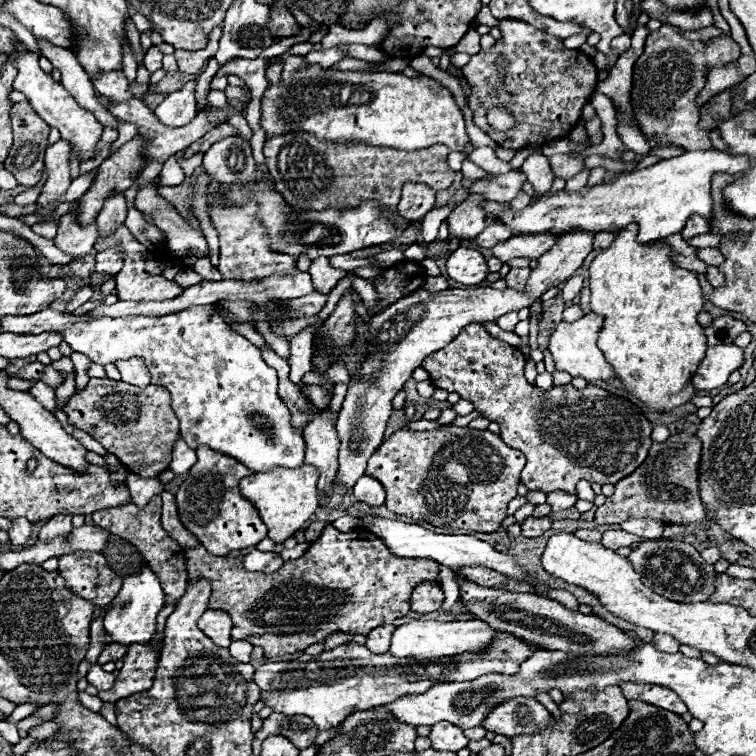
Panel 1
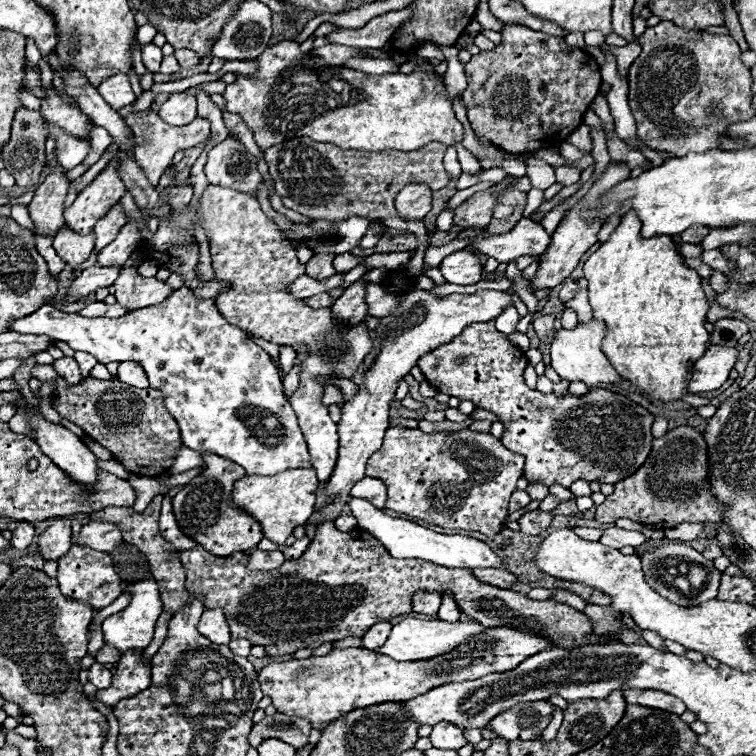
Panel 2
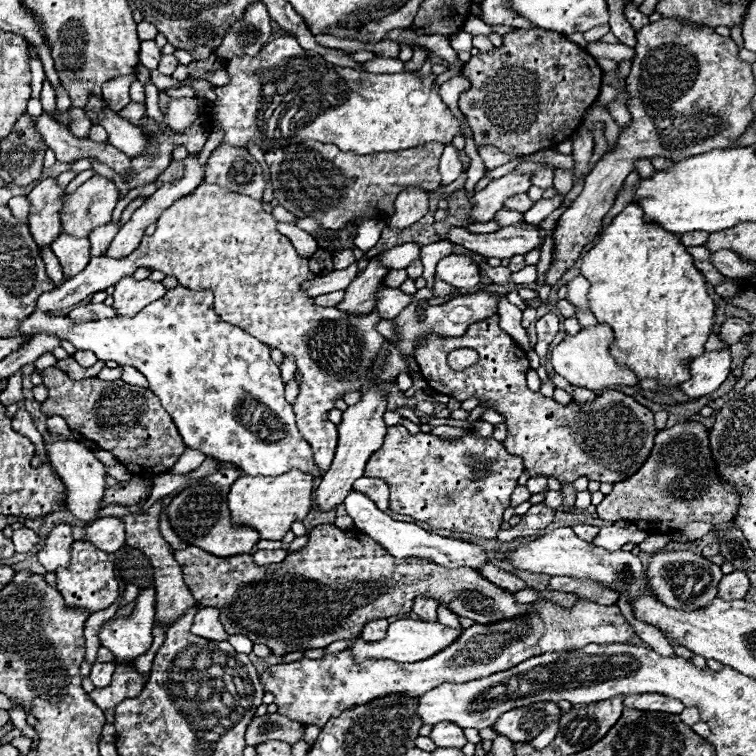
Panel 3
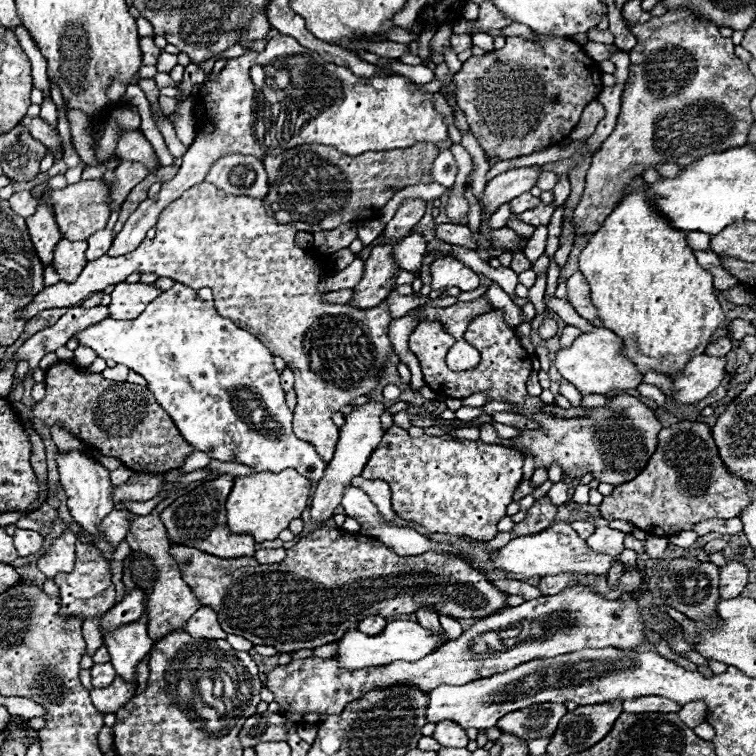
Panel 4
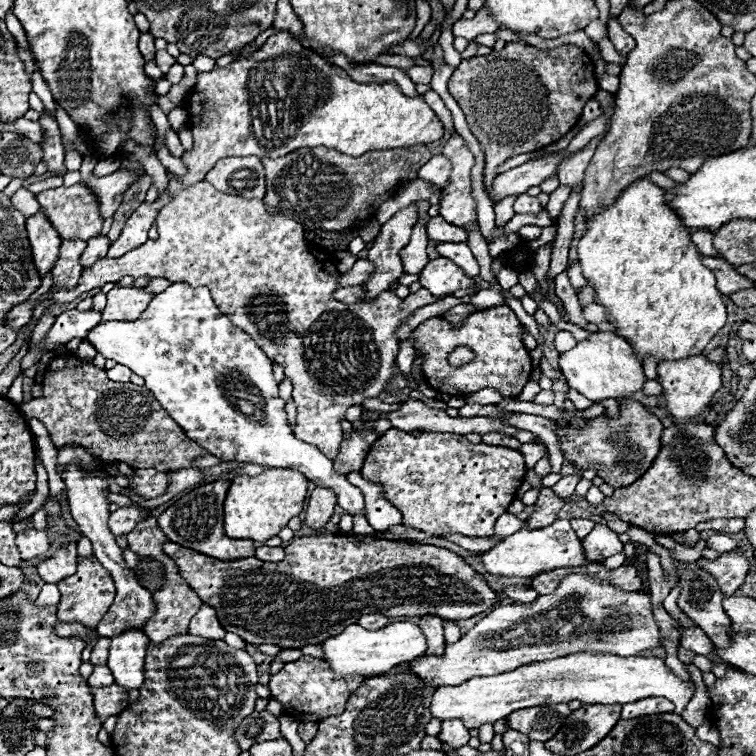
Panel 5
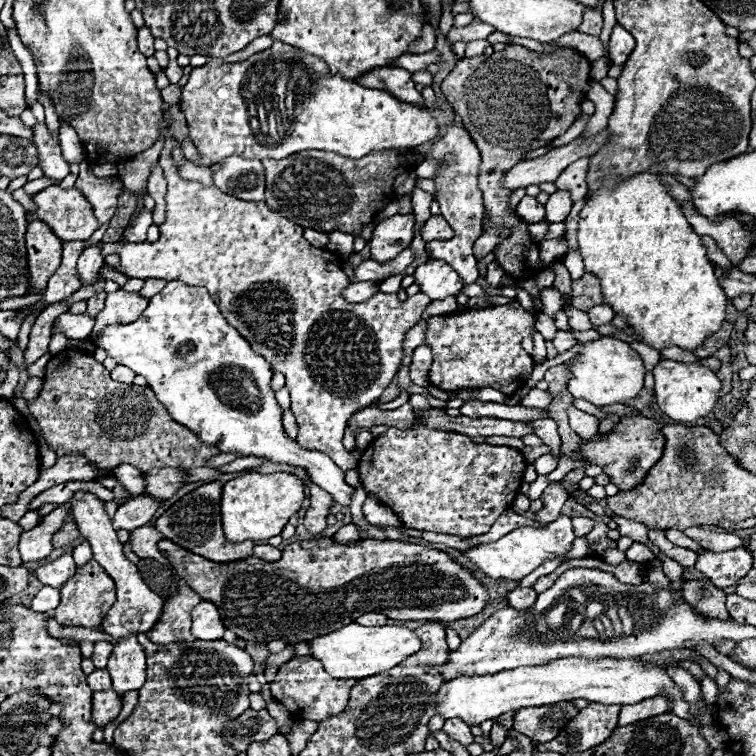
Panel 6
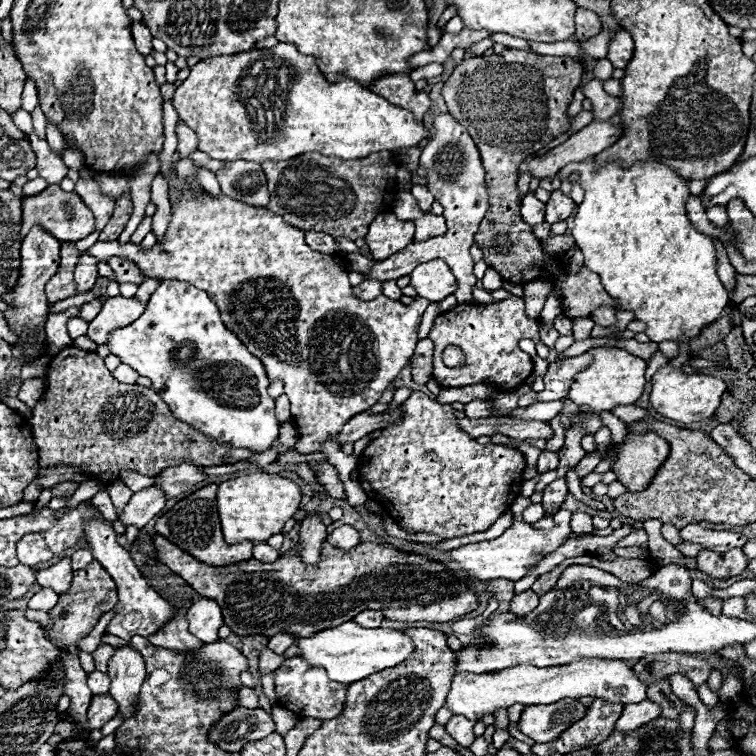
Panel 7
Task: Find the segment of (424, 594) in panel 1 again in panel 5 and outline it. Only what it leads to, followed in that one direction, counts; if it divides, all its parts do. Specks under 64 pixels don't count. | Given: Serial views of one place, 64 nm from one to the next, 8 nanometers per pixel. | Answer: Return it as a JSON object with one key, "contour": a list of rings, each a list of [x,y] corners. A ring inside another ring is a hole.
{"contour":[[[422,616],[420,618],[420,624],[418,624],[422,630],[424,630],[424,636],[428,638],[428,650],[426,654],[442,654],[444,652],[444,630],[442,630],[442,618],[438,616]]]}

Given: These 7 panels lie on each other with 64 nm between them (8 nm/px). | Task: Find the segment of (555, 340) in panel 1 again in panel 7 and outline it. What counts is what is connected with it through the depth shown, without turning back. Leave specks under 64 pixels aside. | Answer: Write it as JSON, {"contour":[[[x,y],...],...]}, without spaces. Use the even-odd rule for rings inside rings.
{"contour":[[[598,346],[588,350],[592,362],[588,368],[576,374],[576,380],[570,386],[570,400],[574,404],[588,404],[594,410],[612,410],[618,404],[634,404],[644,392],[644,370],[646,362],[622,348]]]}

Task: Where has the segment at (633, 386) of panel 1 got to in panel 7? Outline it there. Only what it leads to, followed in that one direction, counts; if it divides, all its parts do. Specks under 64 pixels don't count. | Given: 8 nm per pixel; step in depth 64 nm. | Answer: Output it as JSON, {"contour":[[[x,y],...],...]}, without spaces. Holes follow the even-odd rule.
{"contour":[[[576,162],[576,164],[570,164],[566,166],[566,170],[578,170],[580,172],[580,184],[582,188],[586,190],[584,194],[584,200],[582,204],[578,206],[578,214],[576,214],[576,220],[574,220],[574,230],[572,230],[572,236],[576,238],[576,246],[582,250],[584,254],[584,266],[596,274],[600,274],[602,278],[602,284],[606,288],[606,292],[616,298],[616,304],[620,304],[622,310],[628,310],[628,312],[634,312],[634,318],[644,322],[646,324],[646,336],[652,340],[652,342],[684,342],[684,340],[694,340],[708,324],[716,322],[720,316],[722,316],[722,310],[726,308],[728,304],[728,292],[726,288],[722,286],[718,274],[716,274],[716,250],[714,250],[714,244],[712,244],[712,238],[706,236],[706,234],[700,234],[688,220],[686,216],[686,208],[684,208],[684,202],[686,202],[686,196],[690,194],[688,192],[688,186],[686,186],[686,178],[680,178],[672,168],[664,166],[664,164],[656,164],[656,162],[650,162],[650,164],[634,164],[632,168],[628,170],[622,170],[616,162],[610,162],[606,164],[604,168],[600,168],[598,172],[594,170],[594,162]]]}

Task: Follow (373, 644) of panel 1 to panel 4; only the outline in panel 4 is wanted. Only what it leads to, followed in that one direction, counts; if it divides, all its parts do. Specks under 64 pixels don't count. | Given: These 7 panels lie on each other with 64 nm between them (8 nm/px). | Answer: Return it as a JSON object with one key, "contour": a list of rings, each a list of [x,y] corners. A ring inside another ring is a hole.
{"contour":[[[370,616],[370,618],[364,618],[360,624],[358,624],[358,630],[364,632],[364,634],[372,634],[372,636],[378,636],[384,628],[386,628],[386,620],[382,616]]]}

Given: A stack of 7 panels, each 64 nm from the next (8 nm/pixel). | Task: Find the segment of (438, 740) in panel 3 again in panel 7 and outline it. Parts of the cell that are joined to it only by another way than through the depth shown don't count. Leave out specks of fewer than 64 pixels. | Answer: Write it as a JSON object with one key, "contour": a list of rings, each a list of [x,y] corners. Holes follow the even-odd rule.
{"contour":[[[452,716],[448,722],[446,722],[446,732],[460,744],[460,746],[470,746],[474,742],[474,724],[470,720],[466,720],[464,716]]]}

